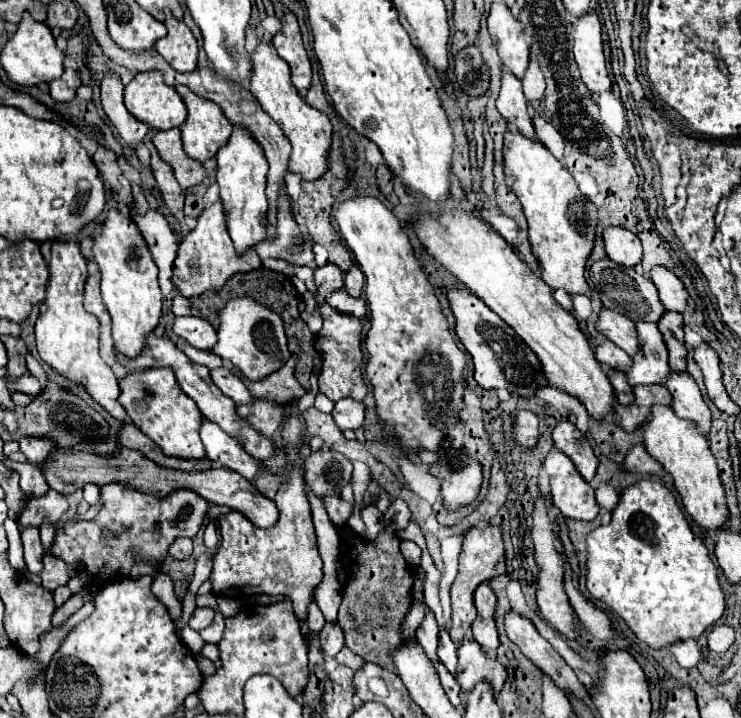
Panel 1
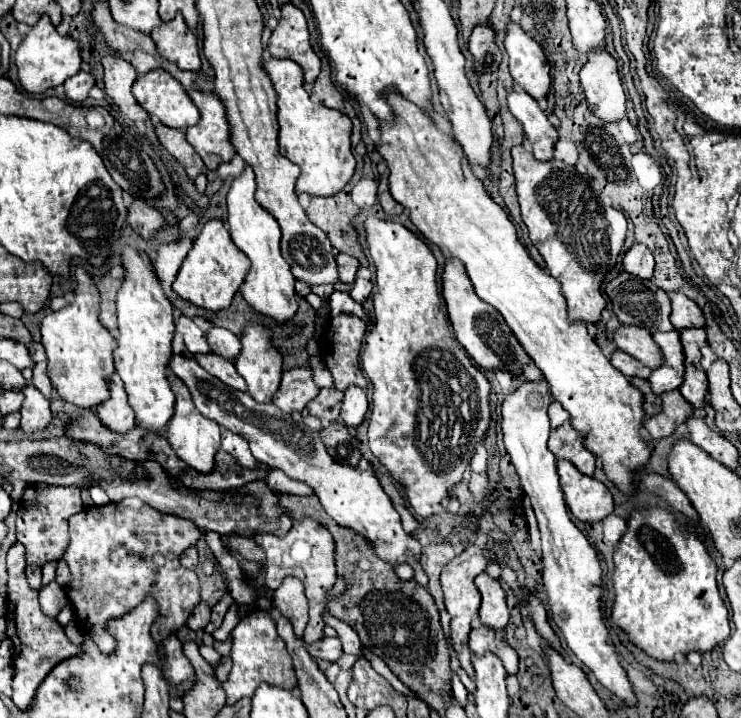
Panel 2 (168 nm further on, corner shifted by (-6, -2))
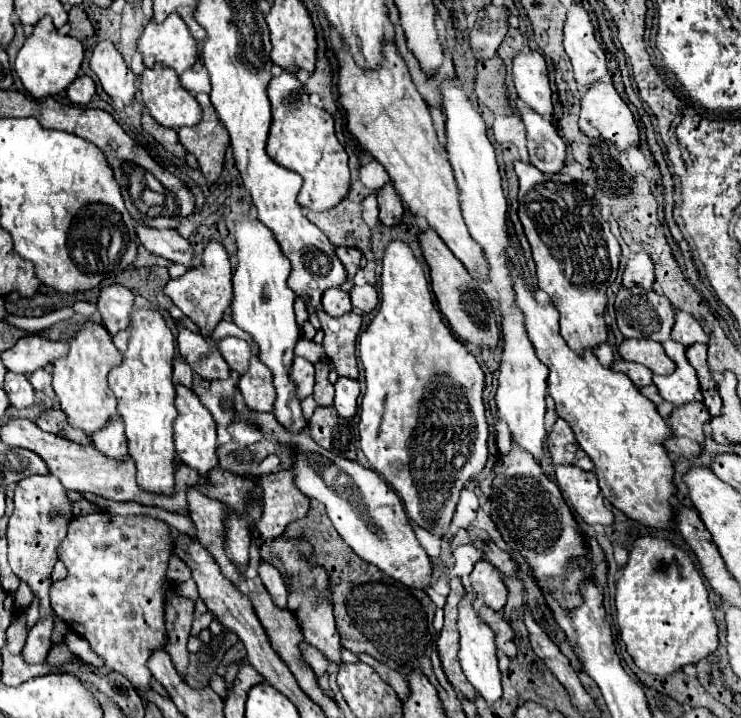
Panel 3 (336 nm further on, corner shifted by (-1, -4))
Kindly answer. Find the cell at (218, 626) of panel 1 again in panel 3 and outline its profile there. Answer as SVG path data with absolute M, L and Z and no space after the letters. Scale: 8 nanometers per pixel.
M197 600L195 602L195 618L193 618L191 634L197 636L201 630L205 630L211 624L211 620L213 620L213 614L207 610L207 606L201 600Z

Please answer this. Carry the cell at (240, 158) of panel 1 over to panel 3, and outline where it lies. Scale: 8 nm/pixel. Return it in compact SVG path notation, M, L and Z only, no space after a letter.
M249 214L237 218L237 270L233 276L233 322L251 334L253 342L259 346L259 360L271 370L273 386L277 390L277 398L273 404L275 420L287 432L299 432L307 426L303 410L299 406L295 394L295 382L289 376L293 364L293 350L299 340L299 328L295 324L293 302L295 294L287 286L287 276L291 272L289 260L279 250L273 234Z

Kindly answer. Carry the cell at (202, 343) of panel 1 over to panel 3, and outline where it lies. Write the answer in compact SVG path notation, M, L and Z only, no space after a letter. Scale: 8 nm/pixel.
M227 336L217 344L217 348L231 370L237 370L239 374L243 374L249 368L249 360L251 360L253 352L245 340L235 338L235 336Z

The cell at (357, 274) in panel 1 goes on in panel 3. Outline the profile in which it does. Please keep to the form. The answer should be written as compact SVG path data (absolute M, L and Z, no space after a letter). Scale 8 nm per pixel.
M365 284L365 286L353 286L351 290L351 304L355 310L363 312L363 314L369 314L379 302L379 294L377 290L371 286L371 284Z

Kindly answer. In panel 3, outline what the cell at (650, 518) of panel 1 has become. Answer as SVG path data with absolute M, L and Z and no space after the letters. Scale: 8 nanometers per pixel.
M639 538L617 582L617 626L633 662L647 674L667 676L715 652L717 624L707 600L707 588L687 556L669 540Z

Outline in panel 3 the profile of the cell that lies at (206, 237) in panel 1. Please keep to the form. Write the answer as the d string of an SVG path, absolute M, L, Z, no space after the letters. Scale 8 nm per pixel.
M209 240L209 244L205 246L205 252L203 252L203 266L195 268L195 270L187 270L181 278L175 278L175 280L167 282L165 294L203 332L213 332L213 328L223 320L223 314L233 300L231 262L229 262L229 256L227 256L225 248L217 240Z

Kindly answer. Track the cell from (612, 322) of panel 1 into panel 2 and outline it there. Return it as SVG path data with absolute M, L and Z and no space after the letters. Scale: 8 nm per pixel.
M622 324L616 332L614 338L616 346L624 352L628 352L630 356L634 356L636 360L640 360L642 364L646 364L648 368L660 366L660 350L656 346L656 342L652 340L650 330L644 330L640 326L626 326Z

